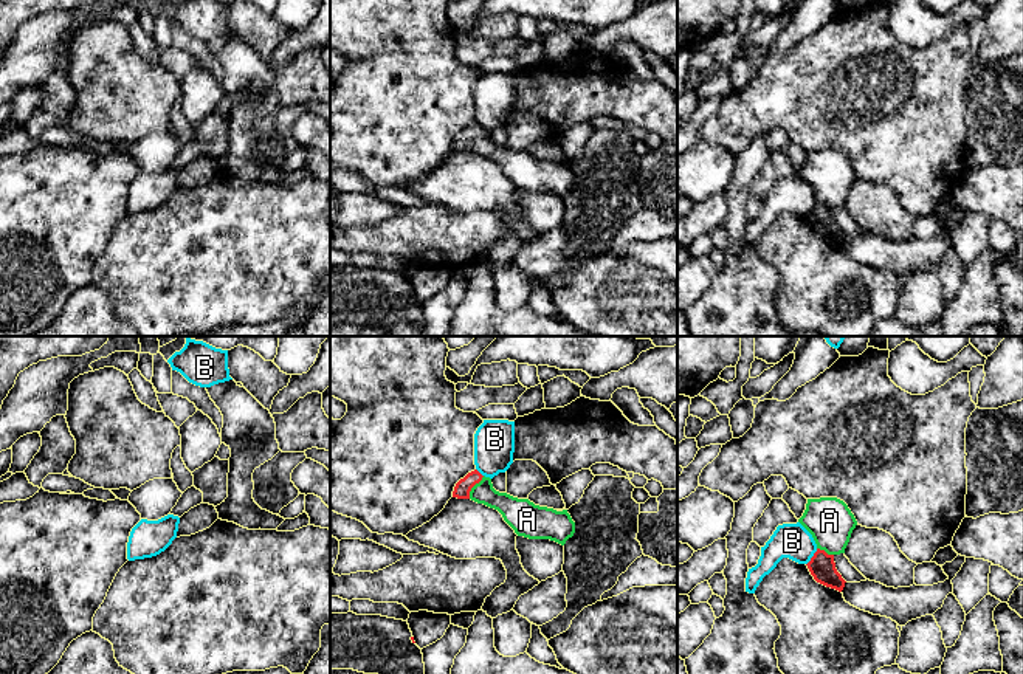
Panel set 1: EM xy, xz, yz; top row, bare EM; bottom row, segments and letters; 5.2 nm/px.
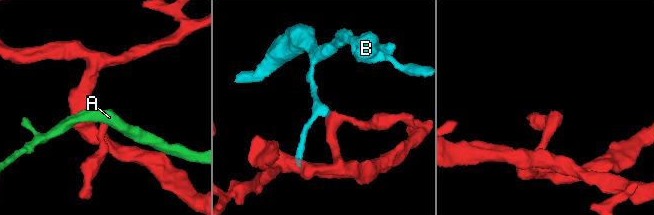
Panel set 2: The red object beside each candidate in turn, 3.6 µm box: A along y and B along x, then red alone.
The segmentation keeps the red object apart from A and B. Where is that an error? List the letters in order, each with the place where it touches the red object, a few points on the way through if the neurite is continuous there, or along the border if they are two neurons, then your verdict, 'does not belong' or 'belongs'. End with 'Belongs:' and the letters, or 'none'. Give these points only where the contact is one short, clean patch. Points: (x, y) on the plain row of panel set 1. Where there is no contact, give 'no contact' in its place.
A: xz (473, 138) | along xz (484, 129), (471, 141), (468, 151) | does not belong
B: yz (812, 209) | along yz (817, 202), (806, 217) | does not belong
Belongs: none

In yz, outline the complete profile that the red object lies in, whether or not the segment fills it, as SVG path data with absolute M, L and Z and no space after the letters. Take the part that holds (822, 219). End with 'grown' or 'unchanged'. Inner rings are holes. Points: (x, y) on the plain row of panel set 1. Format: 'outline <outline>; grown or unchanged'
outline M817 201L806 218L817 236L839 245L843 243L846 234L835 222L834 208L828 208L825 203Z; unchanged

